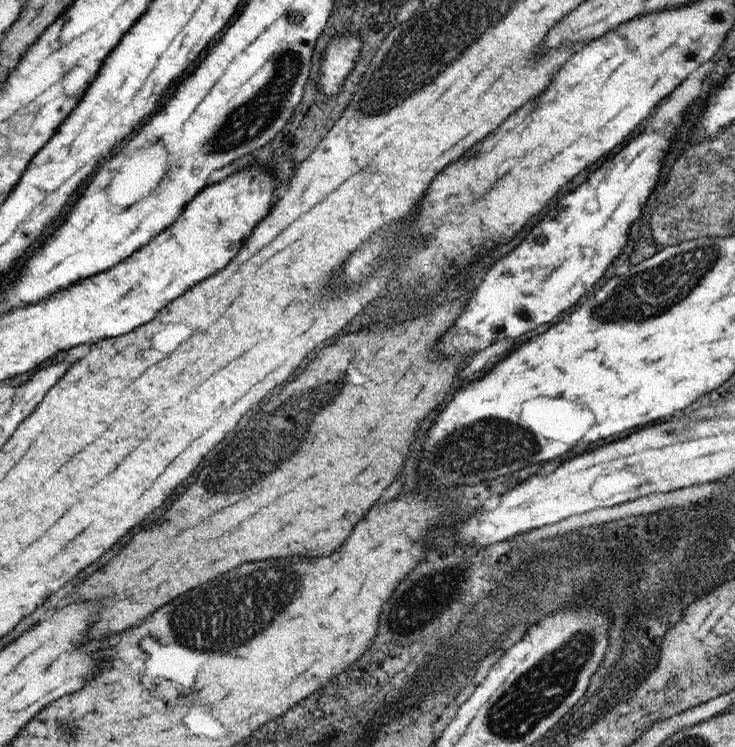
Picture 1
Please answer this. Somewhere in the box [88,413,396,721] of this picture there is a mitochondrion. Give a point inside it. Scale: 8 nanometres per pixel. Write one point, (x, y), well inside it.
(279, 585)

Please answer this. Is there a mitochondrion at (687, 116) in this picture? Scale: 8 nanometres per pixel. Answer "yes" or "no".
no

